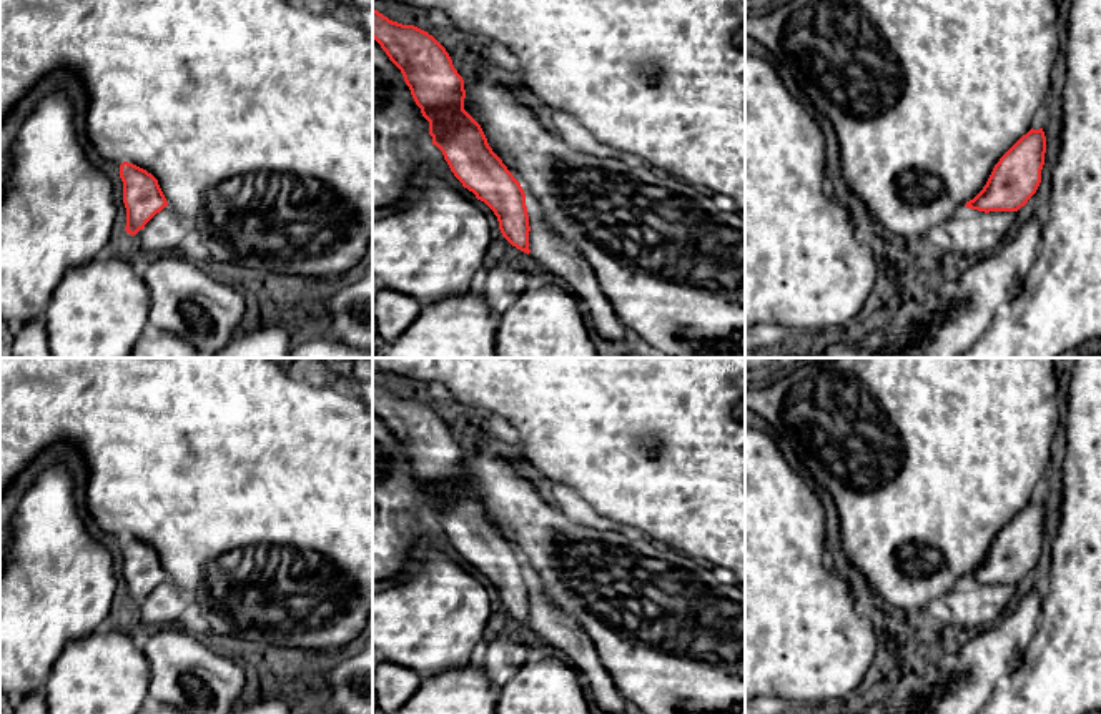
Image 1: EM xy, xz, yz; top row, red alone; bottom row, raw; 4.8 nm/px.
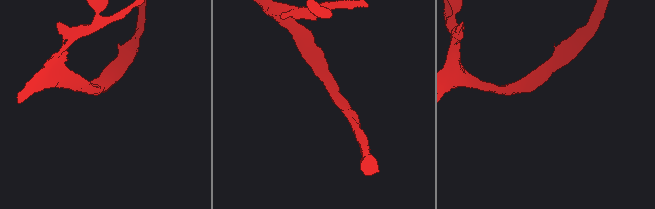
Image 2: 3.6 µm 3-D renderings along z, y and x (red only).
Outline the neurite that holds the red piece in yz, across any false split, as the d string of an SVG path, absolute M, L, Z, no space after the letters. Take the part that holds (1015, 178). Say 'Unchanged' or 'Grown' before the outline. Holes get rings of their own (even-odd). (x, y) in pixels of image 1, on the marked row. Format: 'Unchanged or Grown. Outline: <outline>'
Grown. Outline: M1031 128L1000 158L983 190L938 231L941 260L983 256L1006 241L1018 210L1041 183L1044 153L1043 128Z

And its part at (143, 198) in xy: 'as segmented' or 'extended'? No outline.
extended

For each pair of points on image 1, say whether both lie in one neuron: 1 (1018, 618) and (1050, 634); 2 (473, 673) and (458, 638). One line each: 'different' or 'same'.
1: different
2: different

